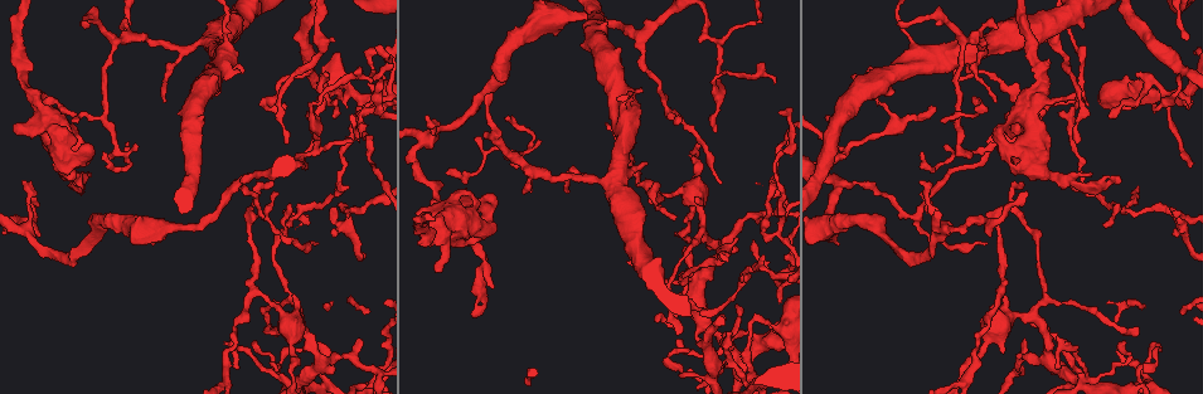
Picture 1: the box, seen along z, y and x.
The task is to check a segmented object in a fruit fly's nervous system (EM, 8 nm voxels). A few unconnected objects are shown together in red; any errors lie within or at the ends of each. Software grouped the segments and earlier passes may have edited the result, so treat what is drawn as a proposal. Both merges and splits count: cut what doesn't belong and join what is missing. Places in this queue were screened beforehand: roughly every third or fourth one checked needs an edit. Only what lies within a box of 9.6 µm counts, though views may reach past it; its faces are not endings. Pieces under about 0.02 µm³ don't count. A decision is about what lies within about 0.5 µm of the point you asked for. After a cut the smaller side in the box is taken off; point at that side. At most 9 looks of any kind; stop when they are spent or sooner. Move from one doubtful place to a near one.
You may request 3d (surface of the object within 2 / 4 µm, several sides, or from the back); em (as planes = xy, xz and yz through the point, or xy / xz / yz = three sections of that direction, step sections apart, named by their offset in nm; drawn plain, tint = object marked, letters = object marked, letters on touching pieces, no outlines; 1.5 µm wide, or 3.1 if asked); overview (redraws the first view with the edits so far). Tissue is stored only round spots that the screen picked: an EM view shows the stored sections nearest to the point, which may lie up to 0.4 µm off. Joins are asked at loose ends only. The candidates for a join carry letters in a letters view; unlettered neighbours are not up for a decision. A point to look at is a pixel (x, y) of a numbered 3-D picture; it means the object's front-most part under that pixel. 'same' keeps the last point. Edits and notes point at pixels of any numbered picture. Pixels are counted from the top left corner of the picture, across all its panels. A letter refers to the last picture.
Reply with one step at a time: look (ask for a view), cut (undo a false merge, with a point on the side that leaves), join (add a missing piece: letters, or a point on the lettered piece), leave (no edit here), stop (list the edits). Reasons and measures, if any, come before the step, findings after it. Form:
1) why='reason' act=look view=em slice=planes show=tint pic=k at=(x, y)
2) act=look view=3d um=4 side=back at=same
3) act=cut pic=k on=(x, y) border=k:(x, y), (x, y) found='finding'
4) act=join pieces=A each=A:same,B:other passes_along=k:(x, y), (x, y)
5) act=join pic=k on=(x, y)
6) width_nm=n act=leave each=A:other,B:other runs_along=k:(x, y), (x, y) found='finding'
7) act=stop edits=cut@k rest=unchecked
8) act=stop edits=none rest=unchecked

why='two arms in line, one across' act=look view=em slice=xy step=4 show=letters pic=1 at=(720, 42)

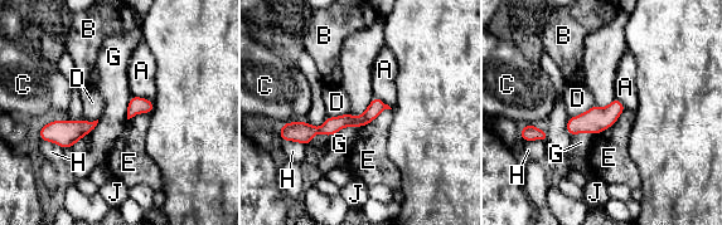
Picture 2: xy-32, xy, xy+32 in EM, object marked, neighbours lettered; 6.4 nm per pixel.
act=leave each=A:other,B:other,C:other,D:other,E:other,G:other,H:other,J:other runs_along=2:(382, 106), (362, 121), (287, 130) found='continuous, no second neuron'

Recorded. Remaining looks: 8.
why='free end' act=look view=em slice=planes show=letters pic=1 at=(278, 194)

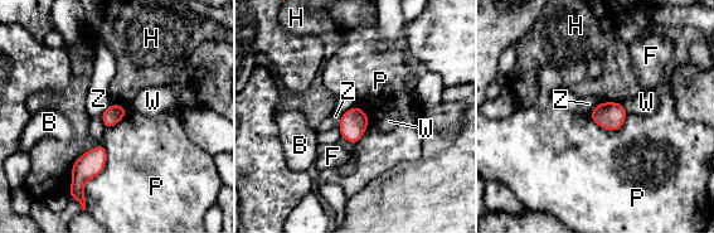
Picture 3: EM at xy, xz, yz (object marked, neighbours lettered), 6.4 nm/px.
longest_contact=P:340nm act=leave each=B:other,F:other,H:other,P:other,W:other,Z:other border=3:(102, 142), (105, 168), (82, 189) found='none of them fits'

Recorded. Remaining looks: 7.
why='tapers out' act=look view=em slice=planes show=tint pic=1 at=(721, 183)

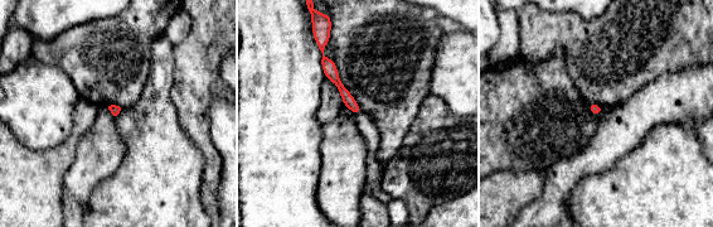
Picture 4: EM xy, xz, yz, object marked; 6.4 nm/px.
act=look view=em slice=planes show=letters at=same

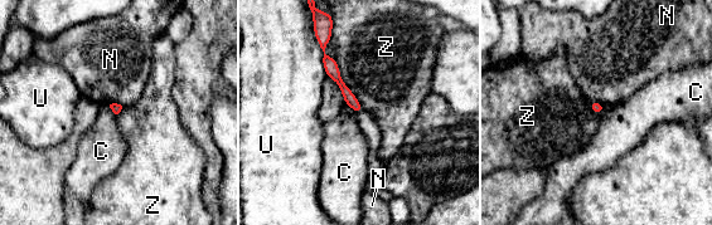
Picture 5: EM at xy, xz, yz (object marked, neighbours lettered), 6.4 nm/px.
width_nm=70 act=leave each=C:other,N:other,U:other,Z:other border=5:(333, 58), (340, 78), (364, 109) found='no lettered piece goes on from it'

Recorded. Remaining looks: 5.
why='thin end' act=look view=3d um=2 pic=1 at=(772, 81)

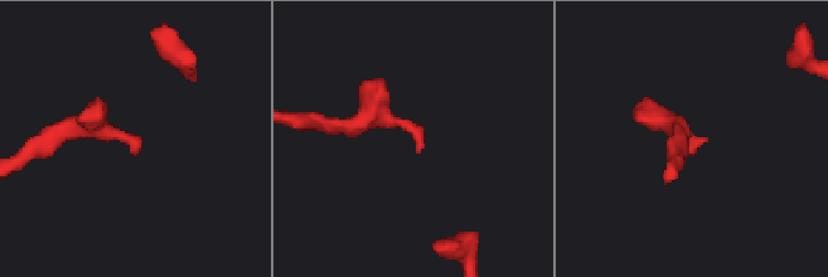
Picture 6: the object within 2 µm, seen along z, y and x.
why='now the EM' act=look view=em slice=planes show=letters pic=6 at=(140, 141)

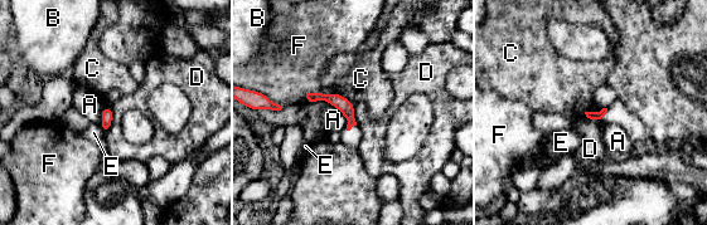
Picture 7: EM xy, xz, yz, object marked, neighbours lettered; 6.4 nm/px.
act=leave each=A:other,B:other,C:other,D:other,E:other,F:other runs_along=7:(310, 96), (335, 99), (352, 122) found='no lettered piece goes on from it'

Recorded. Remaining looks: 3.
act=stop edits=none rest=unchecked

